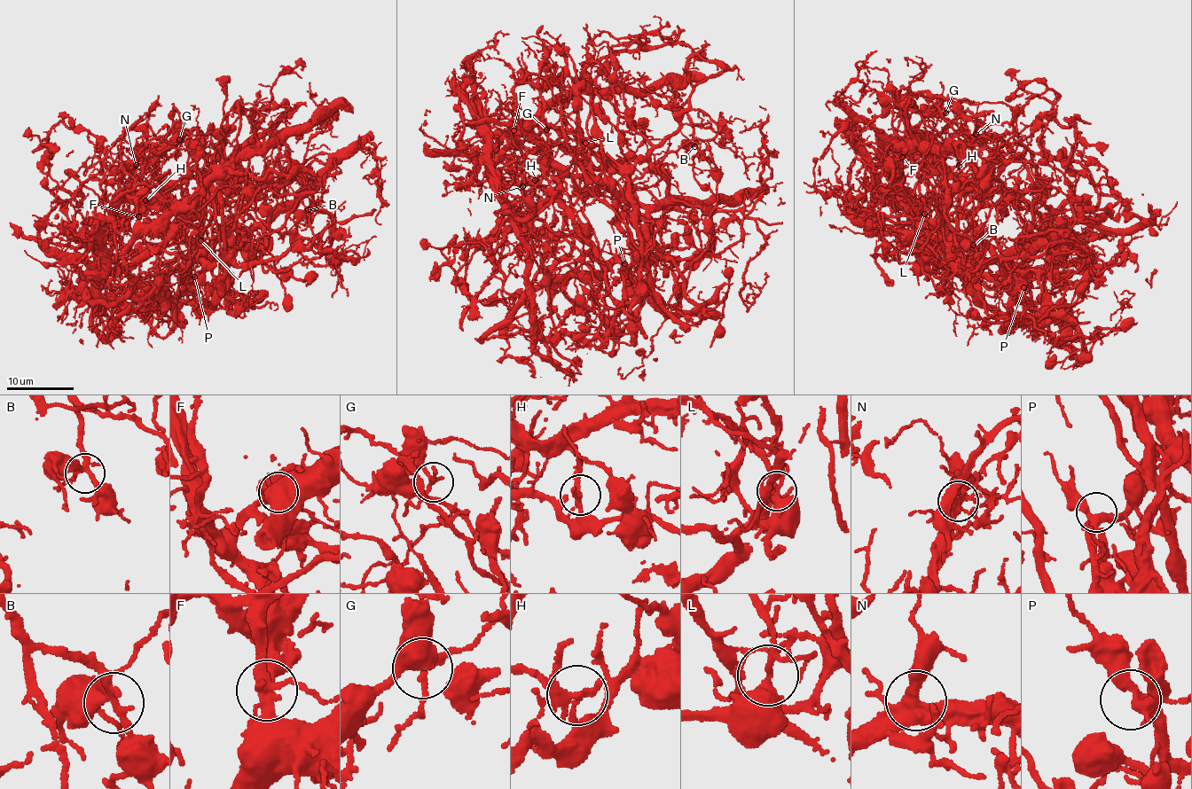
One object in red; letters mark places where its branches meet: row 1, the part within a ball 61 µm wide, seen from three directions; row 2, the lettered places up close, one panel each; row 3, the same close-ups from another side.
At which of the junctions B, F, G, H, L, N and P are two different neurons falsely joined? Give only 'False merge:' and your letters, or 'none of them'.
False merge: F, H, L

